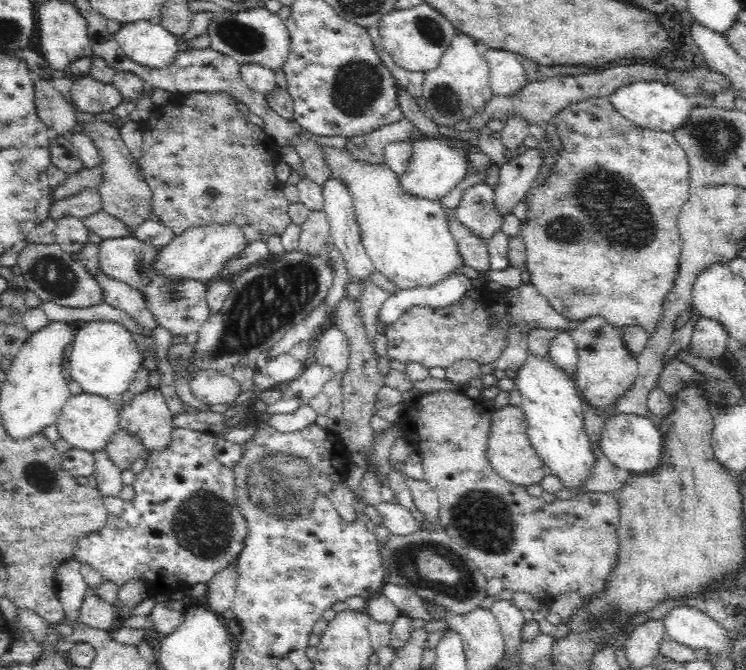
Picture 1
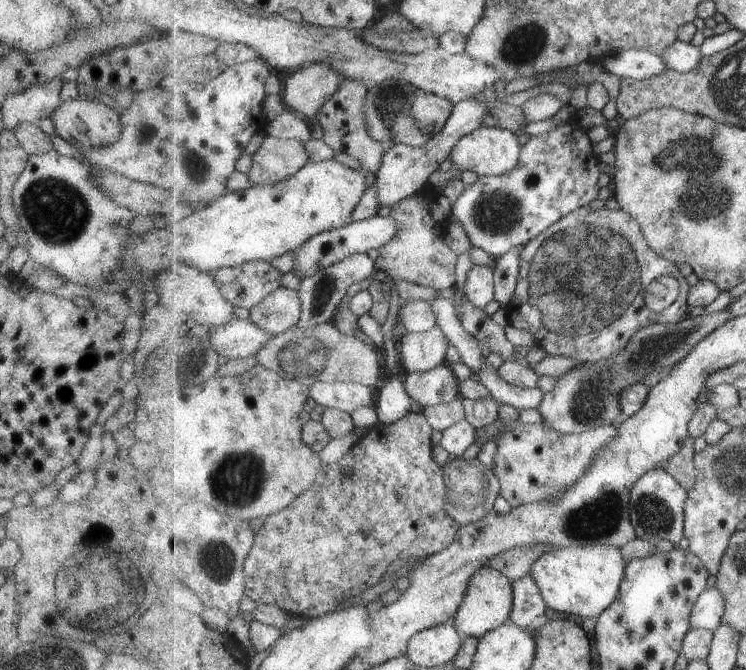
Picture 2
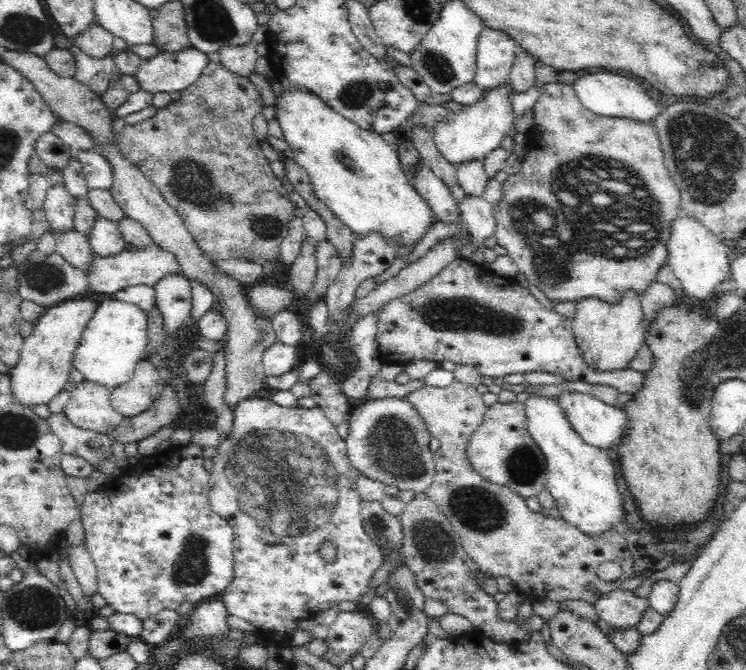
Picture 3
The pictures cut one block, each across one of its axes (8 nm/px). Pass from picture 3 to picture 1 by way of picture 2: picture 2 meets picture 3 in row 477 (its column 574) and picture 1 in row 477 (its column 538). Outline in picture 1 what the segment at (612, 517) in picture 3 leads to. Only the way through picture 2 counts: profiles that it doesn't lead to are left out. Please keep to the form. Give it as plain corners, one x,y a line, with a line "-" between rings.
528,354
514,372
514,386
521,394
527,433
540,460
558,475
564,487
575,487
587,476
593,463
591,446
585,433
584,408
573,376
561,369
555,360

